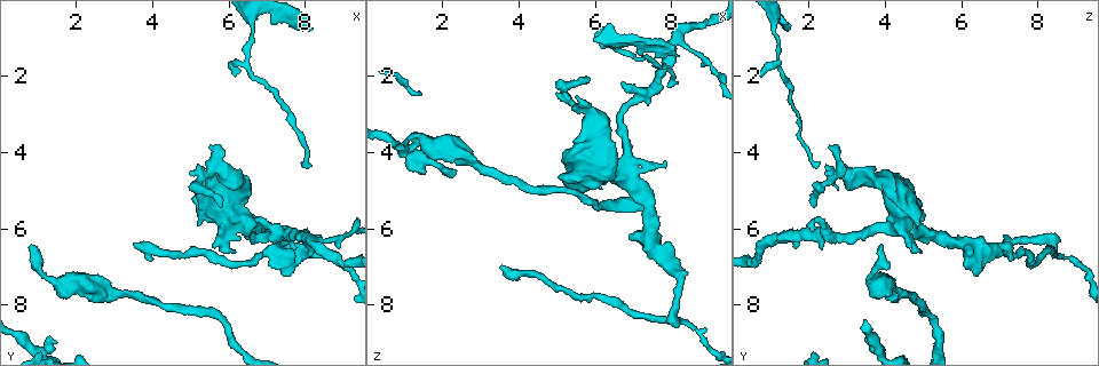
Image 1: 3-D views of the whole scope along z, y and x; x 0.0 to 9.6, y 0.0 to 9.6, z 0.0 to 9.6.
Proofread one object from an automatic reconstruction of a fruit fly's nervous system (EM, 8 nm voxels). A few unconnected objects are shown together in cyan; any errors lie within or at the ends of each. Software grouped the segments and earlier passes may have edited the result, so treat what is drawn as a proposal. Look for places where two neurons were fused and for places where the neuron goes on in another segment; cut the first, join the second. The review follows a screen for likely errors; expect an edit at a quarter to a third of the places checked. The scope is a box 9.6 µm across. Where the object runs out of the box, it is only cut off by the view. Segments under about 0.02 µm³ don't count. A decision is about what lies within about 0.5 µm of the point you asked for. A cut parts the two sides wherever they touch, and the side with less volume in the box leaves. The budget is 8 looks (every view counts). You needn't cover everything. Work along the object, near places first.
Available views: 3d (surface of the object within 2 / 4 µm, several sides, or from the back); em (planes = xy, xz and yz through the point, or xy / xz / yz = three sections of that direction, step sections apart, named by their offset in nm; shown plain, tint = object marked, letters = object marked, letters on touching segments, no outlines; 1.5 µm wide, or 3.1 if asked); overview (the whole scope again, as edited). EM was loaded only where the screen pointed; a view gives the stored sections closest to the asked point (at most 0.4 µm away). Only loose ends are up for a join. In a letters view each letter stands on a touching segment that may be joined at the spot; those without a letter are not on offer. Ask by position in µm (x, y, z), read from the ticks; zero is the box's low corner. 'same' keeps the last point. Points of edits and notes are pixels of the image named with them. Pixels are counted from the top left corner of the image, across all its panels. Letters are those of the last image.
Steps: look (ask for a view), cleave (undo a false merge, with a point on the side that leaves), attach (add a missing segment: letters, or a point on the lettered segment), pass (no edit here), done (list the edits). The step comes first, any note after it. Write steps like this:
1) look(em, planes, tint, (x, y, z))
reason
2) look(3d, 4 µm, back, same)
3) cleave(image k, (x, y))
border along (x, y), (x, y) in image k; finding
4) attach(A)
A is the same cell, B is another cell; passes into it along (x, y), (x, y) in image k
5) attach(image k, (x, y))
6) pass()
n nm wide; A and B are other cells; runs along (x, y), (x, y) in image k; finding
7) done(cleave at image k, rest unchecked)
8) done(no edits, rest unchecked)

look(3d, 2 µm, (8.20, 0.70, 1.45))
tapers out

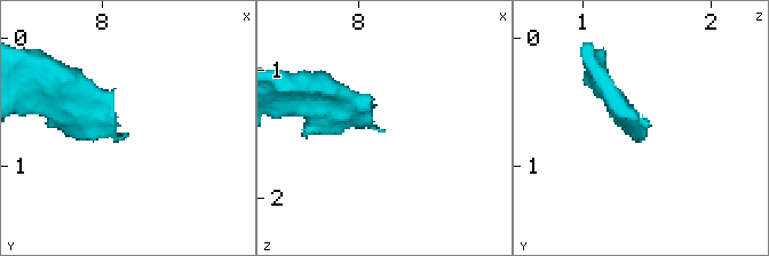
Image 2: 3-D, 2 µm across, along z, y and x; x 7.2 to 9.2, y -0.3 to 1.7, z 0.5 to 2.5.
look(em, planes, plain, (8.18, 0.74, 1.48))
shape alone is not enough

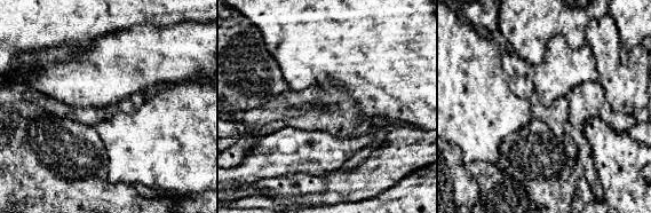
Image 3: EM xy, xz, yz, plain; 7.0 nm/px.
look(em, planes, letters, same)
what lies round it

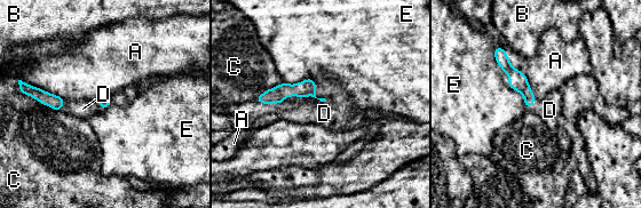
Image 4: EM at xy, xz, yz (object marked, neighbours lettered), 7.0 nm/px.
attach(D)
D is the same cell, A, B, C and E are other cells; it goes on there

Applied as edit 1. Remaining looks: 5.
look(overview)
redraw

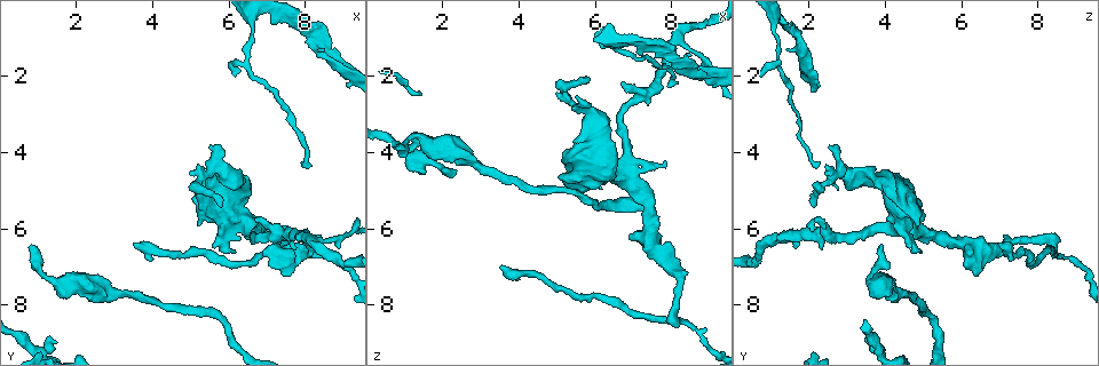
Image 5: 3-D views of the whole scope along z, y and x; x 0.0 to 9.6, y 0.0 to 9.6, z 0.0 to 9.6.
look(3d, 2 µm, (8.10, 6.30, 0.95))
sharp bend

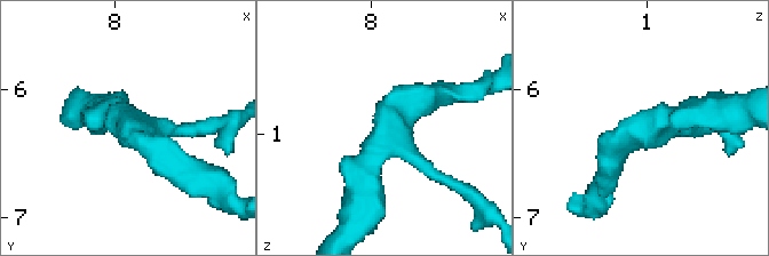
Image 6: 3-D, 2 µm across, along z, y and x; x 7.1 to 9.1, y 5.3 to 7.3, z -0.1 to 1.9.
look(em, xy, step 8, tint, (8.12, 6.30, 0.98))
3 arms

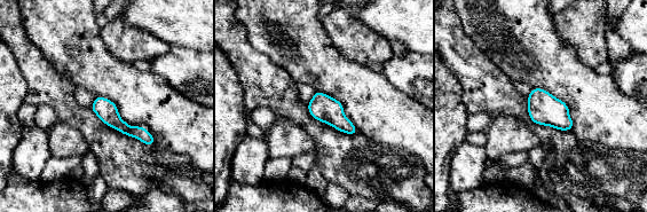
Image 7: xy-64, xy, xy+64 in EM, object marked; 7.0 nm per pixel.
look(em, xz, step 4, letters, same)

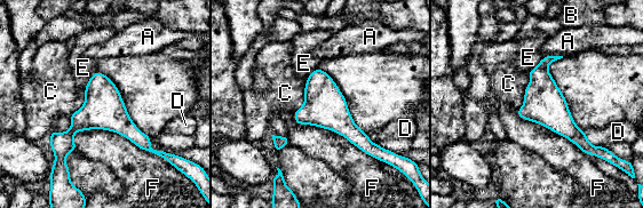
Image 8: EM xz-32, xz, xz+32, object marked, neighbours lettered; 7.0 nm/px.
pass()
280 nm wide; A, B, C, D, E and F are other cells; border along (529, 72), (524, 103), (518, 109) in image 8; one neuron here

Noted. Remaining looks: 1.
done(attach at image 4, rest unchecked)

